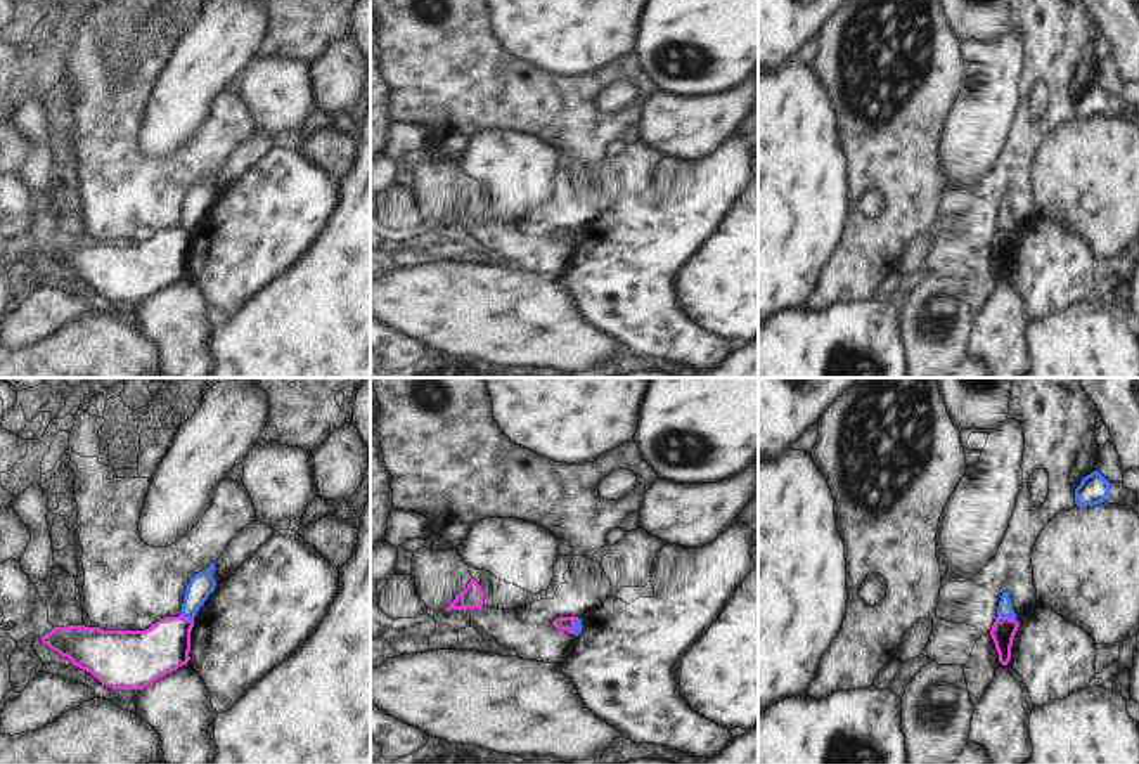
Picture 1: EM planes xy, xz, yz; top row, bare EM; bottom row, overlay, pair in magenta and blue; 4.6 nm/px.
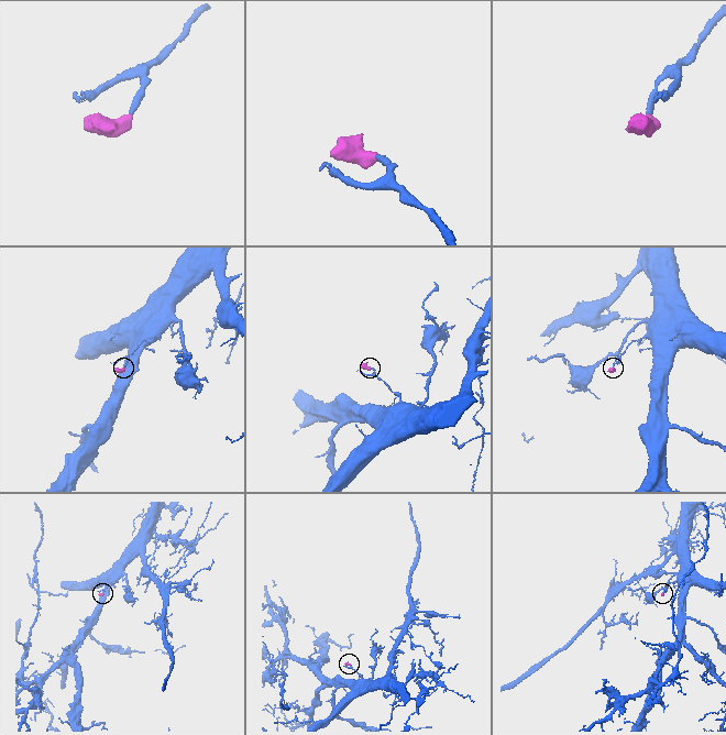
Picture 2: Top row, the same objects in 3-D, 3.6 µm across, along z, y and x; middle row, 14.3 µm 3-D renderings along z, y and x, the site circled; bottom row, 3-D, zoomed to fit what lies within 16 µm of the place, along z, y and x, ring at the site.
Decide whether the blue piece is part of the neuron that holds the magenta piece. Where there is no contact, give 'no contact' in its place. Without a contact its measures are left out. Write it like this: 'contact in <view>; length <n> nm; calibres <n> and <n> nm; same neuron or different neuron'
contact in yz; length 90 nm; calibres 110 and 70 nm; different neuron

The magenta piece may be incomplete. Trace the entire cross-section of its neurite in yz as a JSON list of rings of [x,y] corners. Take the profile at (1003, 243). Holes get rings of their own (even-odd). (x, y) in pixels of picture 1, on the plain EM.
[[[997,229],[992,237],[990,248],[995,255],[999,274],[1002,277],[1007,277],[1011,272],[1011,258],[1018,239],[1020,239],[1020,234],[1009,229]]]

